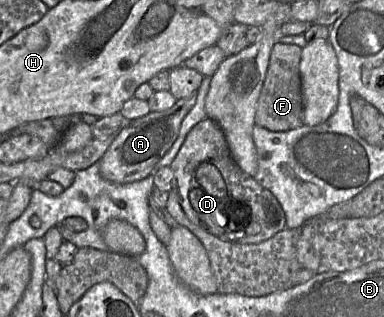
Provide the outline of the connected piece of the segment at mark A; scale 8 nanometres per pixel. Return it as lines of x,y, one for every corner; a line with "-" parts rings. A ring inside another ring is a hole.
196,96
179,99
175,104
163,111
150,111
148,114
133,120
127,120
120,128
116,138
111,143
101,160
99,161
100,174
109,182
127,184
140,181
152,175
161,158
168,152
176,140
181,123
196,103

